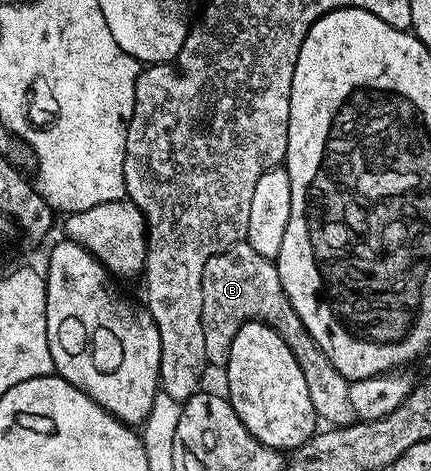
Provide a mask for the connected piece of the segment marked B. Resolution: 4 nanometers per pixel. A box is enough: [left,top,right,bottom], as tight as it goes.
[202,242,357,426]

